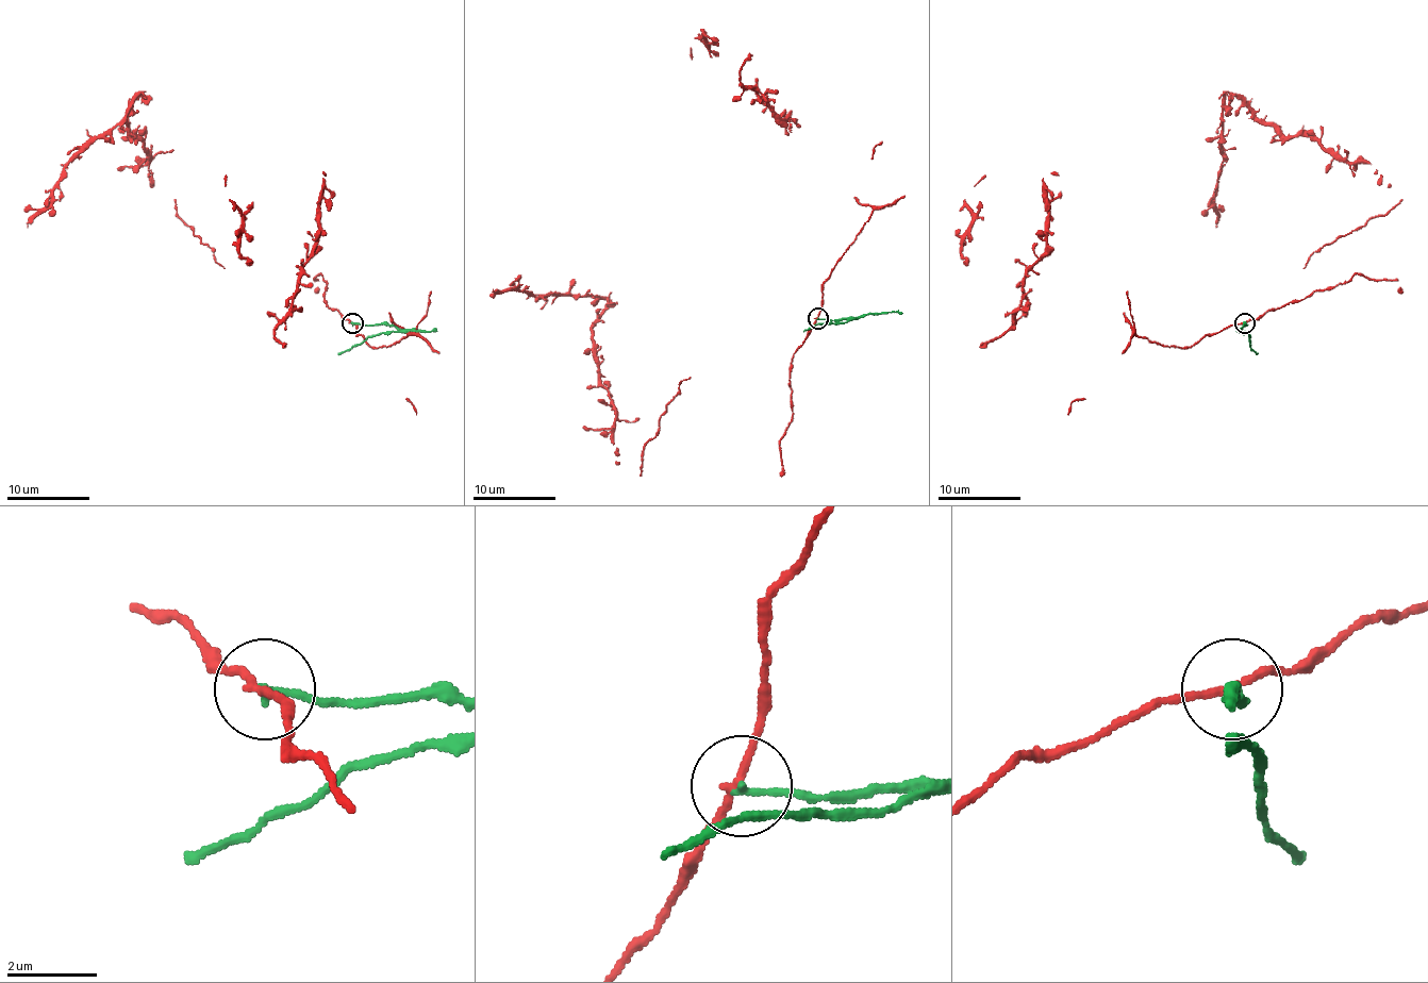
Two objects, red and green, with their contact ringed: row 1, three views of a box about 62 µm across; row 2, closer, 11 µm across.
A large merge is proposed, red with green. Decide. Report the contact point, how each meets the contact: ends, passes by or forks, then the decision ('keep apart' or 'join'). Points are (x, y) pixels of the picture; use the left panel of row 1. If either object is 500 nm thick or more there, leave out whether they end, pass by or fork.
place (352, 322); red passes by; green ends; keep apart

